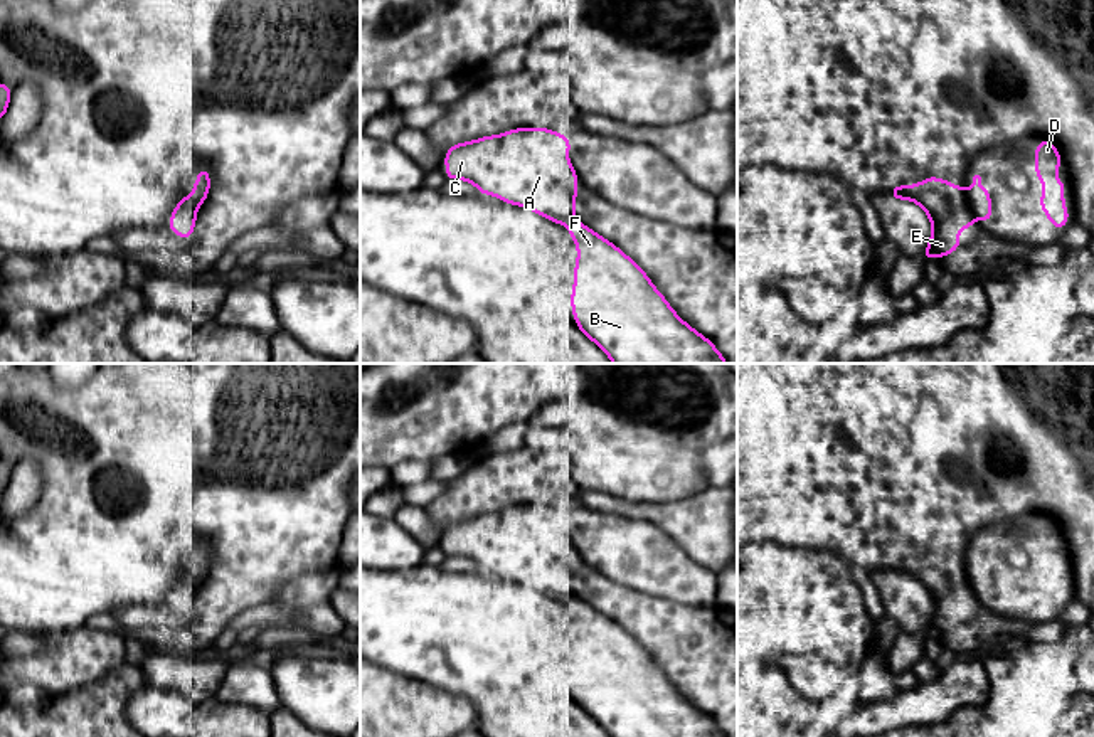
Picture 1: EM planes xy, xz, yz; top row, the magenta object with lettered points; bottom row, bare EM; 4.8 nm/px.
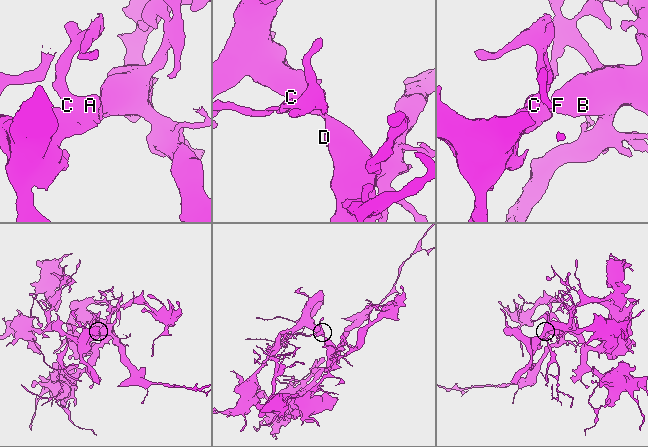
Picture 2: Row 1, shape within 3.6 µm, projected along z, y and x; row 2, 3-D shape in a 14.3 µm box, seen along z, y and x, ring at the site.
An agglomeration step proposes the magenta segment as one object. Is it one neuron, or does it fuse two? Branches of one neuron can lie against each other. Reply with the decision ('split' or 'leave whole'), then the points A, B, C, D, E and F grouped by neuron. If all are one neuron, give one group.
leave whole | A B C D E F

